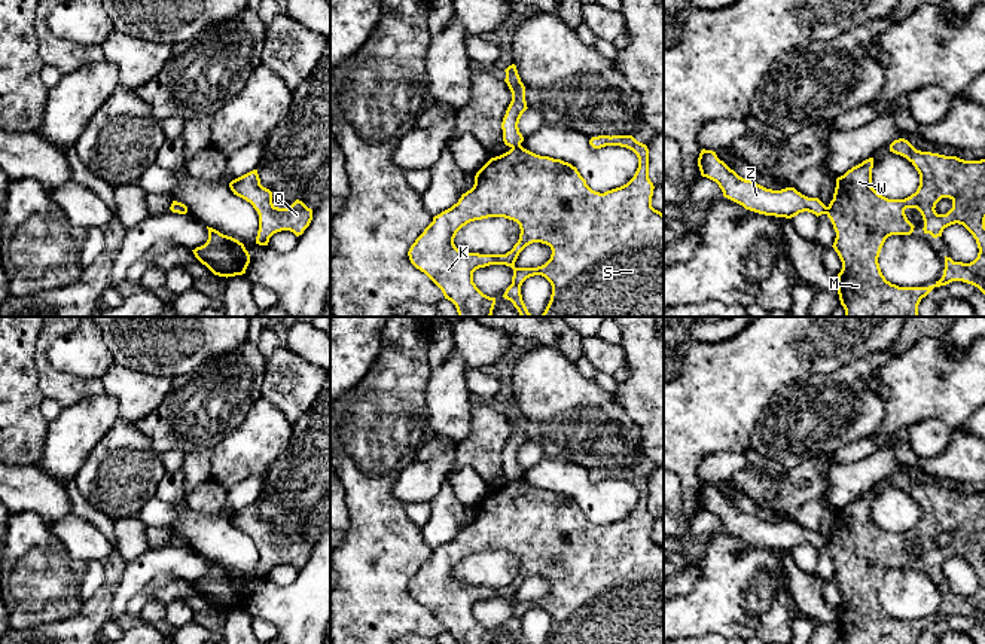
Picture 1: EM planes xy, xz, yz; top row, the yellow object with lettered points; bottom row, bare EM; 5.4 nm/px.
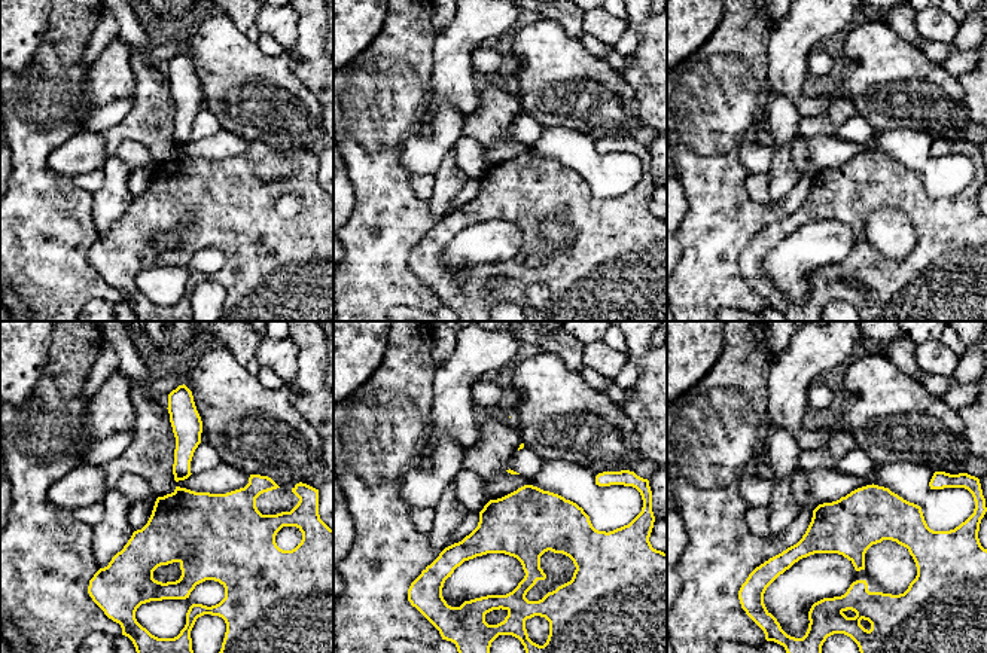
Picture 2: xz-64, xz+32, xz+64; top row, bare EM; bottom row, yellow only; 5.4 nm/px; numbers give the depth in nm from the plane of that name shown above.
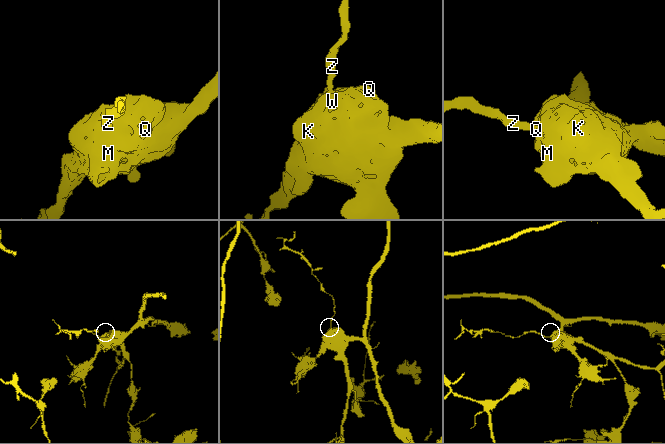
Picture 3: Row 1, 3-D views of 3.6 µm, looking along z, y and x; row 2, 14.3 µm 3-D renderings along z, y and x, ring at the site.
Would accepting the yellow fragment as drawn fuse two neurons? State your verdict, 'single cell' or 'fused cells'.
fused cells

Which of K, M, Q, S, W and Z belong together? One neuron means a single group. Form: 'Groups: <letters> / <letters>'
Groups: K M Q S W / Z

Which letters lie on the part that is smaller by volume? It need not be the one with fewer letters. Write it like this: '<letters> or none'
Z

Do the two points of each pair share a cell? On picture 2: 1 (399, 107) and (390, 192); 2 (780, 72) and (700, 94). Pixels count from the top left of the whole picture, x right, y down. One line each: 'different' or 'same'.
1: same
2: different

